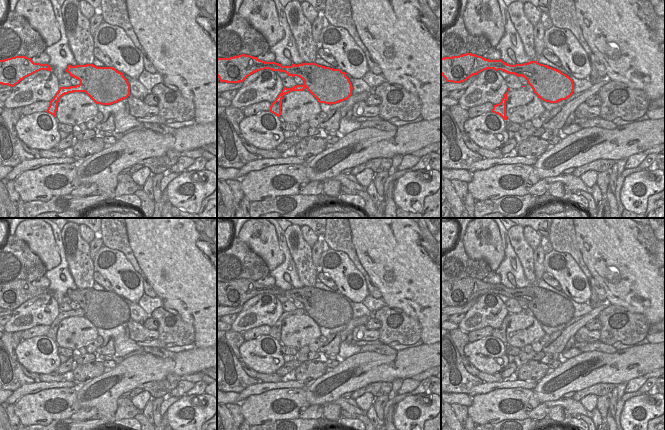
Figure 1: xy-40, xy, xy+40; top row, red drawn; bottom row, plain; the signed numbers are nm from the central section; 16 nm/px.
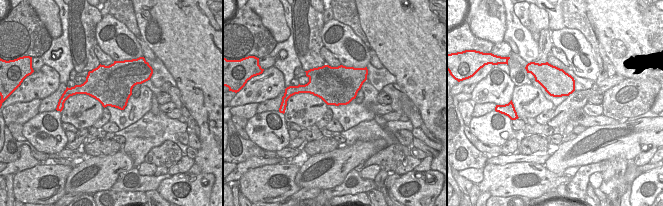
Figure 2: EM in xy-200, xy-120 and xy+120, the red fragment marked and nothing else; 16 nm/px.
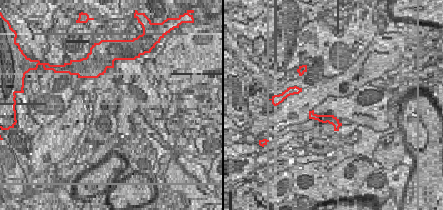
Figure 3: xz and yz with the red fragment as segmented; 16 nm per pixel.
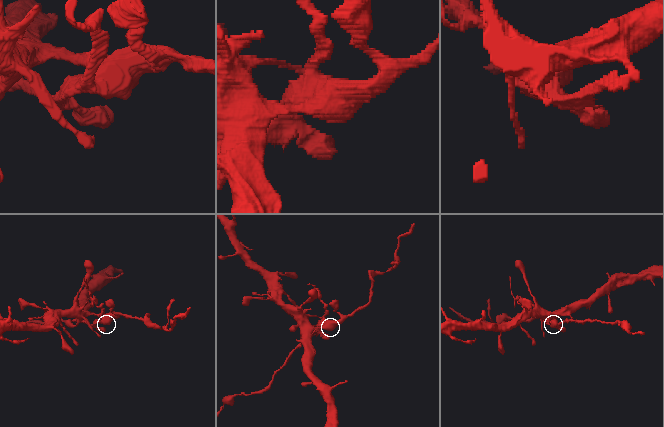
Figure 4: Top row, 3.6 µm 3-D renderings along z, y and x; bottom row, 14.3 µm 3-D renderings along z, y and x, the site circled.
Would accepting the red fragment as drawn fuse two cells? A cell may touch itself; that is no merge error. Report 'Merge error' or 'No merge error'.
Merge error.

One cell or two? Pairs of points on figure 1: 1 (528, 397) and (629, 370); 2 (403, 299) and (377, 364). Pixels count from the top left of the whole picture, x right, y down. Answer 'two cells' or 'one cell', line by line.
1: two cells
2: two cells

